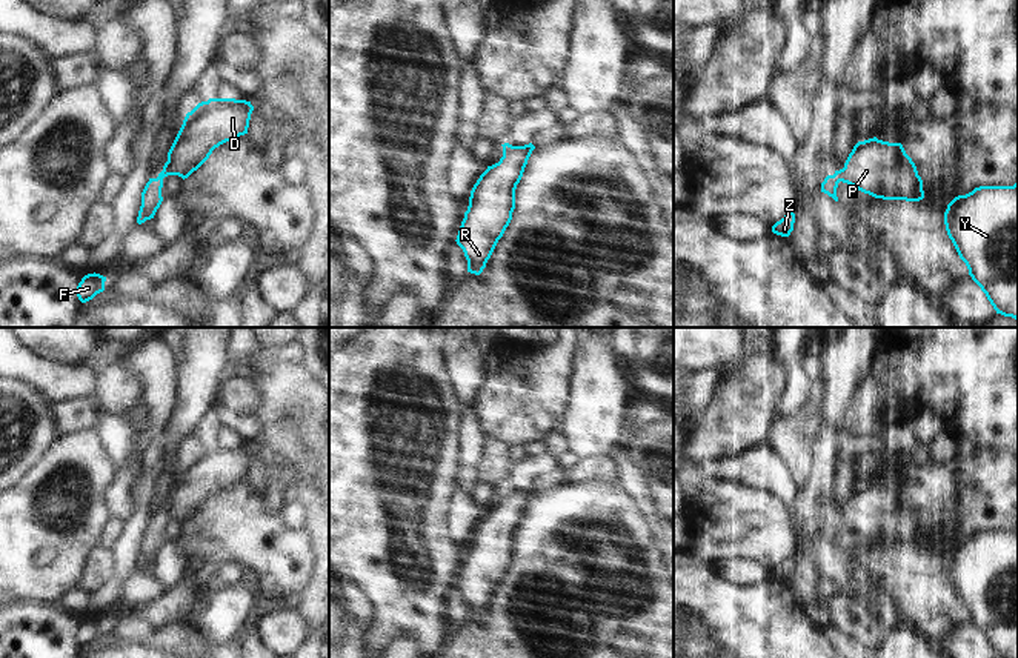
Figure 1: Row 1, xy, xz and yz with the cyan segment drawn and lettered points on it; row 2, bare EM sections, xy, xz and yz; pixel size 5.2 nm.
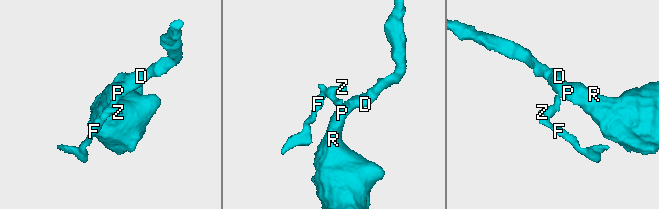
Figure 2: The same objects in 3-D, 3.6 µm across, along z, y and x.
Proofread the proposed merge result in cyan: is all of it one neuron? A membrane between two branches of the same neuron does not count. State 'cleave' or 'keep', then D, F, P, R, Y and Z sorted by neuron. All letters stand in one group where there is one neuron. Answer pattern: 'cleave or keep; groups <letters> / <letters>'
cleave; groups D P R Y / F Z

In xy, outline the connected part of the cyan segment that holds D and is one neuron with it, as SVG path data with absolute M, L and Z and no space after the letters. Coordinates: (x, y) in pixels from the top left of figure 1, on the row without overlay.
M209 443L198 447L186 458L158 521L188 523L215 492L248 478L252 455L246 444Z

